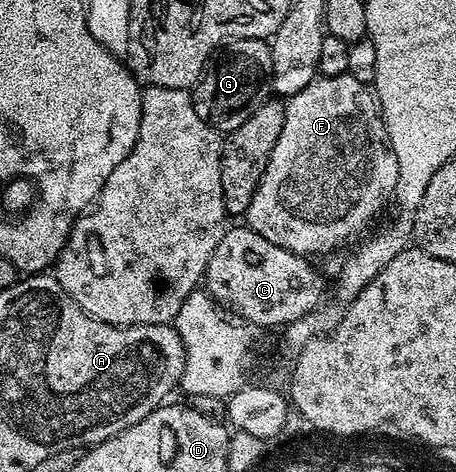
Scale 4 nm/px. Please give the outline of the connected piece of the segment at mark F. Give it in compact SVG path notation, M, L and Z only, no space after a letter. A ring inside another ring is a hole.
M343 74L342 76L316 77L302 88L292 98L287 99L284 111L286 120L282 124L282 132L278 136L278 144L274 144L274 152L270 152L270 164L266 164L266 172L262 172L262 180L258 184L258 192L254 192L254 200L250 200L250 208L246 215L247 229L258 232L258 236L270 240L276 248L286 248L295 254L313 256L312 254L328 254L347 242L355 243L361 237L360 233L376 218L376 213L383 208L396 193L398 184L398 160L392 151L392 145L388 139L388 133L384 127L384 113L380 110L380 99L376 91L369 83L354 80L354 76Z

